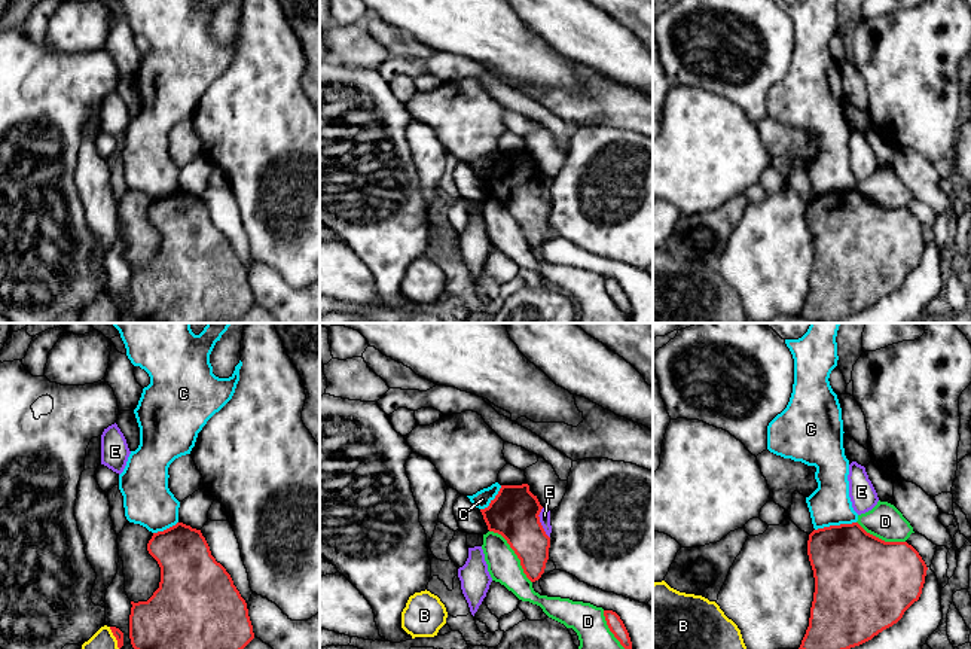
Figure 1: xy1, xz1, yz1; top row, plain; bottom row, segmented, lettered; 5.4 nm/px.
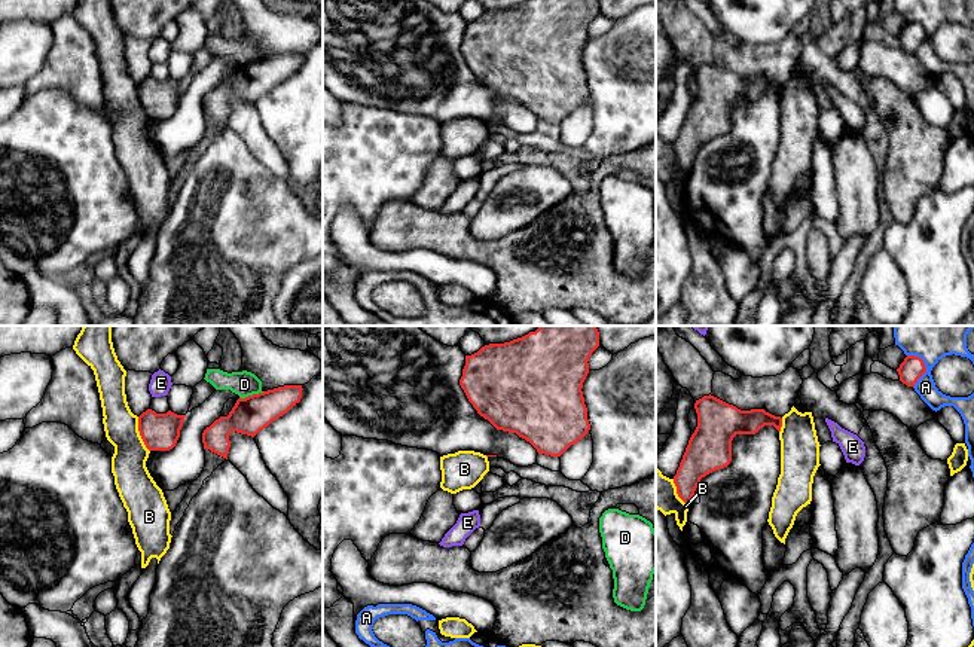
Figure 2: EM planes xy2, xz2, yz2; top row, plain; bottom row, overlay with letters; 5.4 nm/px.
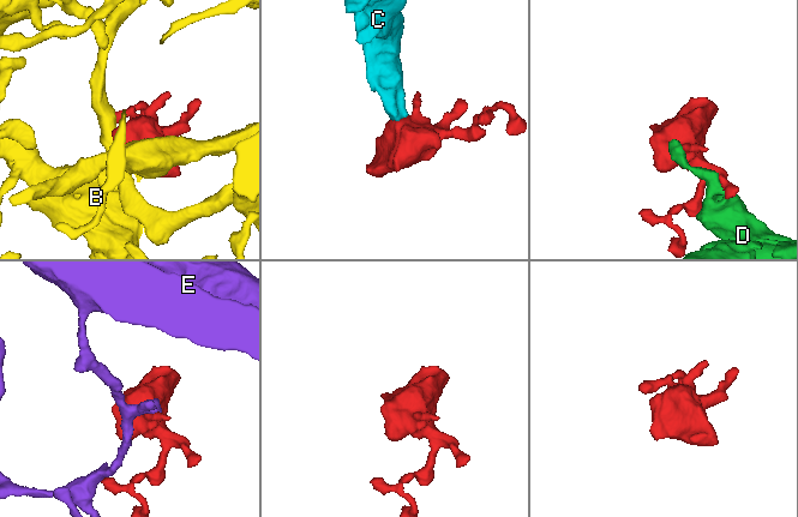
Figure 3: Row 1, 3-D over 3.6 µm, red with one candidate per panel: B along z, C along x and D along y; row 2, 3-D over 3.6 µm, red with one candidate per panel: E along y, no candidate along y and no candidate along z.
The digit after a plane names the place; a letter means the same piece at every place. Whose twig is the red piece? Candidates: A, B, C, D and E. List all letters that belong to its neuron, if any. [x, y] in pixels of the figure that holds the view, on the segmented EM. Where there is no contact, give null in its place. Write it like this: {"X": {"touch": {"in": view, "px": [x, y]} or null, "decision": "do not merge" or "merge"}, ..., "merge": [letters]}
{"A": {"touch": {"in": "yz2", "px": [924, 366]}, "decision": "do not merge"}, "B": {"touch": {"in": "xy2", "px": [140, 435]}, "decision": "merge"}, "C": {"touch": {"in": "yz1", "px": [834, 526]}, "decision": "do not merge"}, "D": {"touch": {"in": "xz1", "px": [515, 552]}, "decision": "do not merge"}, "E": {"touch": {"in": "xz1", "px": [540, 523]}, "decision": "do not merge"}, "merge": ["B"]}

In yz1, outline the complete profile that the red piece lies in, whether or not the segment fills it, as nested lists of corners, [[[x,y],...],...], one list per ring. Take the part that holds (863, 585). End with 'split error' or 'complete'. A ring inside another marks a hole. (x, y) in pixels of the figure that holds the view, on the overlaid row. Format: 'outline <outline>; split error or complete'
outline [[[858,522],[813,530],[807,555],[815,578],[809,627],[799,649],[851,649],[897,624],[919,600],[926,564],[907,542],[885,542]]]; complete

